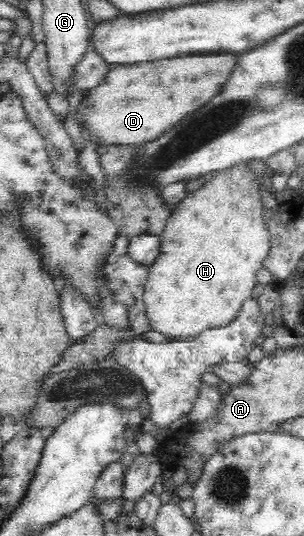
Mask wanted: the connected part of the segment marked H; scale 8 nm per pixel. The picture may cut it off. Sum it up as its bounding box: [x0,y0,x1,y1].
[143,162,274,340]

